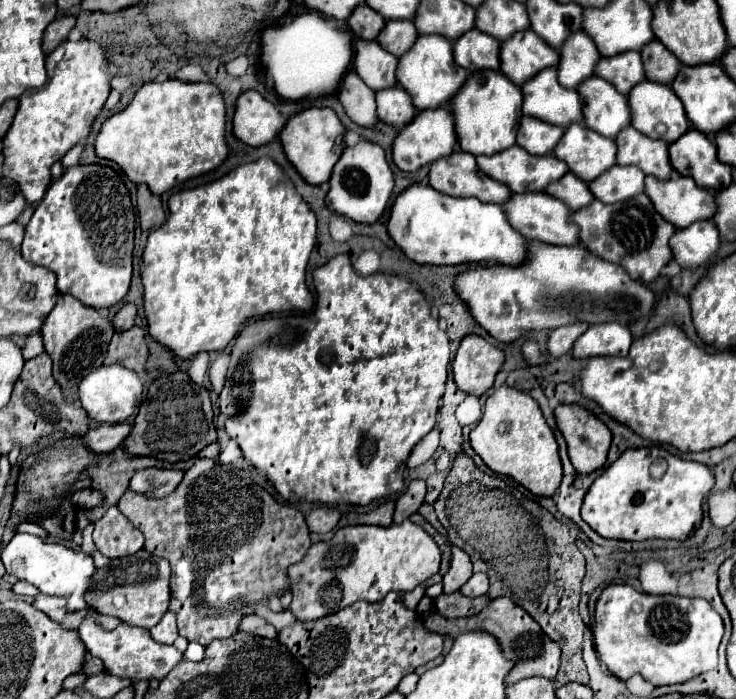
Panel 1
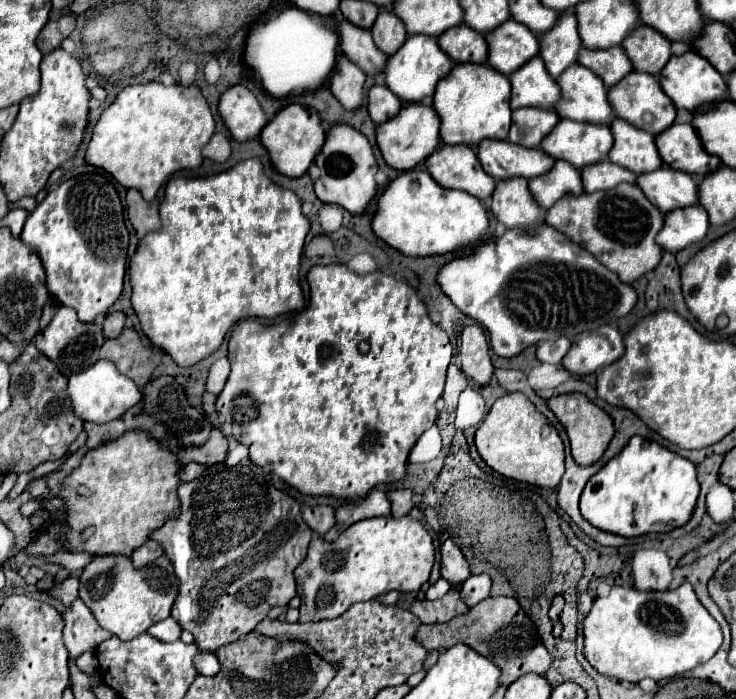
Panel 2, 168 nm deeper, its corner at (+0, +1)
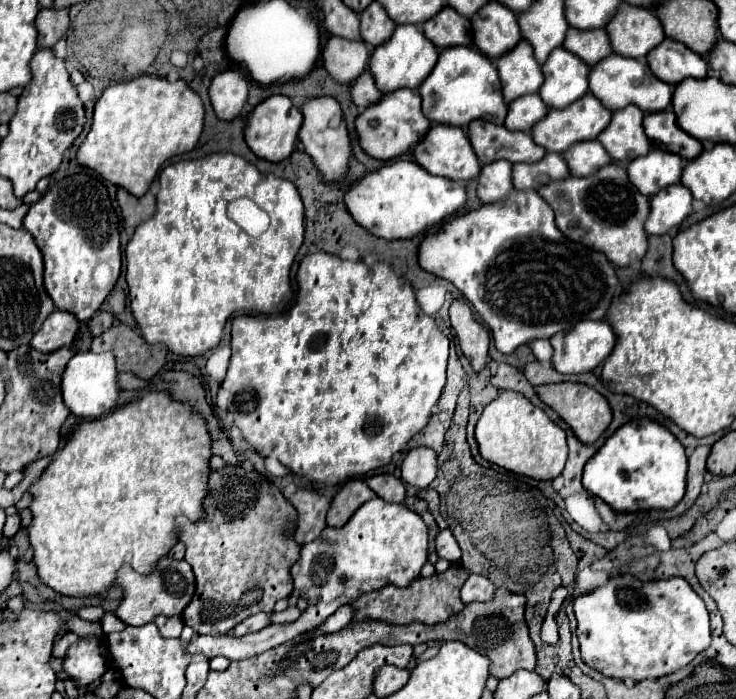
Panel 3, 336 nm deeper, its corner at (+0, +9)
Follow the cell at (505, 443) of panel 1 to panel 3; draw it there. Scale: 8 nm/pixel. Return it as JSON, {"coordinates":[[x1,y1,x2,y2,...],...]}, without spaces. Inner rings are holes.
{"coordinates":[[502,391,500,397,484,409,476,425,476,441,486,461,538,481,552,481,558,477,568,453,566,433,550,421,540,407,534,407,524,395,514,395,514,391]]}

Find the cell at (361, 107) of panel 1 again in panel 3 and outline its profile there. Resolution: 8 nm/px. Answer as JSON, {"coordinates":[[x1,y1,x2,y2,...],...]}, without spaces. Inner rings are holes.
{"coordinates":[[330,37,322,51,322,61,326,71,338,83,348,85,364,71,368,61,368,45,364,41]]}

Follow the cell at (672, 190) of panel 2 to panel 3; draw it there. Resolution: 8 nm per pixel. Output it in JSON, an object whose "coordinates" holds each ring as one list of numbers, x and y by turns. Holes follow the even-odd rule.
{"coordinates":[[652,149,646,155,634,159,628,165,628,179,642,191,642,195,654,195,658,193,658,187,664,189,668,185,674,185,680,181,682,175,682,159,670,151]]}

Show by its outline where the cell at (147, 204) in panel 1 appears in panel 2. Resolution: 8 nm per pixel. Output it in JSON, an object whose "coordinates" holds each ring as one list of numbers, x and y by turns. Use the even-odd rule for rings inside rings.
{"coordinates":[[130,189,126,201,128,201,128,217,138,237,144,237,146,233,162,227,160,217,158,217,158,201,152,201,152,203,144,201,138,189]]}

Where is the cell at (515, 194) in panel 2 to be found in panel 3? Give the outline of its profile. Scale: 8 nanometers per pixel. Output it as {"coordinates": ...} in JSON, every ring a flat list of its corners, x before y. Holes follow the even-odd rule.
{"coordinates":[[500,159,482,165,476,183,476,195,482,203,496,203,506,199,506,195,512,191,512,163]]}

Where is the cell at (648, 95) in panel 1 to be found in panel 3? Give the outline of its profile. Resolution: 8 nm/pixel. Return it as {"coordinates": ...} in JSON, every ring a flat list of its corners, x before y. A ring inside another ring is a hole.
{"coordinates":[[610,53,606,59,602,59,602,63,590,67,588,83,590,83,590,91,610,111,622,109,626,105,636,105,644,113,654,113,668,109,672,103,672,87,668,83,662,83,658,77,654,77,646,61,642,59,626,59,622,55]]}

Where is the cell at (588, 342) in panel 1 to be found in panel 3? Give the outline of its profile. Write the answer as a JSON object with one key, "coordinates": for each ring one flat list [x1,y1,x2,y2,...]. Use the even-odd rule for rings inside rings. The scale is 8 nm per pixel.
{"coordinates":[[606,321,576,323,564,337,552,337,552,367,558,373,588,373,614,349,616,337]]}

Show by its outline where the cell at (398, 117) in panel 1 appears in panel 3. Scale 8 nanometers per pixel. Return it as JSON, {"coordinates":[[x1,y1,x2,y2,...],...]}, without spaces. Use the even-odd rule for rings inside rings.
{"coordinates":[[364,71,354,83,350,83,350,99,358,109,370,107,370,103,376,103,382,97,382,93,376,89,376,83,368,71]]}

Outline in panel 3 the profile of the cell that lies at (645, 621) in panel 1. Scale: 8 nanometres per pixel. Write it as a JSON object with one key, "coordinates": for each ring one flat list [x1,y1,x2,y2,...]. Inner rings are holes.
{"coordinates":[[612,577,608,583,596,587,590,593,574,599,574,615,578,621,580,653,588,667,600,671,612,679,658,679,686,667,698,653,710,645,710,621,704,601,682,577,670,577,666,581,640,581,638,577]]}

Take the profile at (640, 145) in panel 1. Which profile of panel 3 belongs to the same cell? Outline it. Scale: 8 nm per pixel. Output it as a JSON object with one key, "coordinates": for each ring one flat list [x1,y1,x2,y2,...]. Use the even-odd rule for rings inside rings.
{"coordinates":[[634,105,612,113,610,127,606,127,602,135,598,135,598,141,614,161,636,159,650,151,650,141,644,133,642,119,644,113]]}

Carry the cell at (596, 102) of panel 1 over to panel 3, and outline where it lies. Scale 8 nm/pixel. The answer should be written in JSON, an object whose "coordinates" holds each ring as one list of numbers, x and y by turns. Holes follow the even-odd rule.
{"coordinates":[[556,47,542,63,542,101,552,109,562,109,588,93,588,67,574,53]]}

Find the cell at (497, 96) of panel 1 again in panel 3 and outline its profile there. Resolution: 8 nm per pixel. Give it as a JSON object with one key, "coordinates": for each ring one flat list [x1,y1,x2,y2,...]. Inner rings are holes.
{"coordinates":[[448,47,446,51,440,51,434,71,430,71,426,81,422,81,418,93,422,97,422,113,430,123,466,127,472,119,484,119,504,125,506,103,502,99,498,71,486,55,472,47]]}

